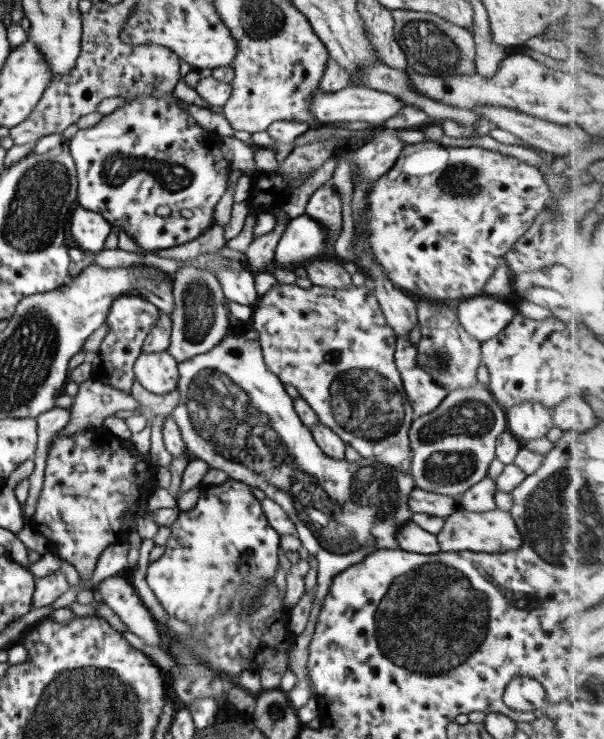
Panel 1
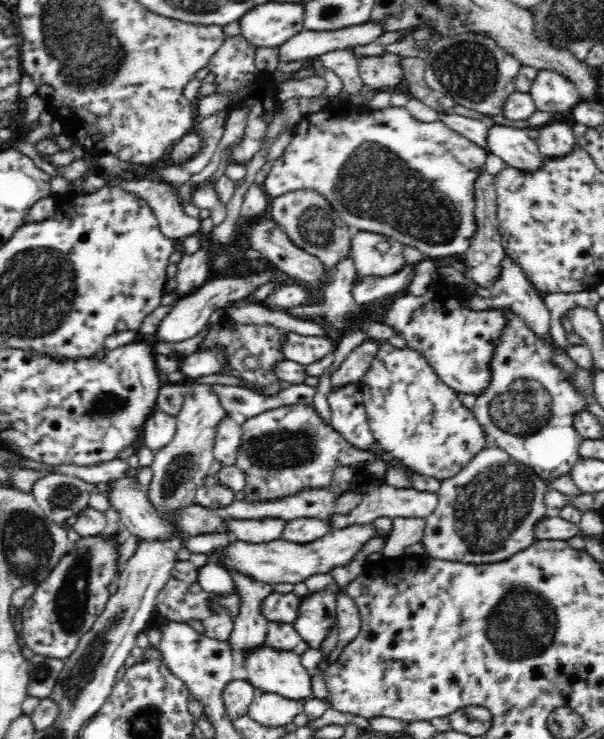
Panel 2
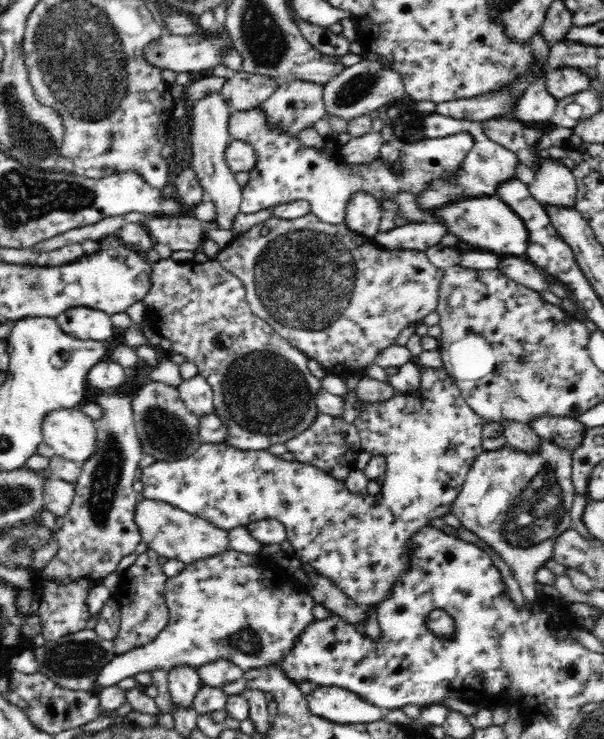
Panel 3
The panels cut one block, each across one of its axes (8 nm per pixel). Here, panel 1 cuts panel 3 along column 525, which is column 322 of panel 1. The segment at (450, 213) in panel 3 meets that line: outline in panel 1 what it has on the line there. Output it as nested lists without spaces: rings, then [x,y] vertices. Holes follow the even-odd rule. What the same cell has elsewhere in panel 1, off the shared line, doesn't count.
[[[305,214],[288,219],[273,250],[271,266],[292,270],[303,261],[320,258],[329,233],[317,219]]]

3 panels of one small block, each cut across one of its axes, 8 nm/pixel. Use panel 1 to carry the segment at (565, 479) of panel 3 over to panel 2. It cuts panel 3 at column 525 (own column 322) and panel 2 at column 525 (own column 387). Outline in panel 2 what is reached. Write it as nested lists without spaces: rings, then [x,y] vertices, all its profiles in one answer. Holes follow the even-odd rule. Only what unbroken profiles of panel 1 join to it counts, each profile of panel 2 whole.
[[[498,446],[482,449],[456,476],[440,479],[436,511],[425,519],[420,544],[430,559],[491,564],[508,560],[534,544],[534,526],[550,512],[544,505],[548,484]]]

